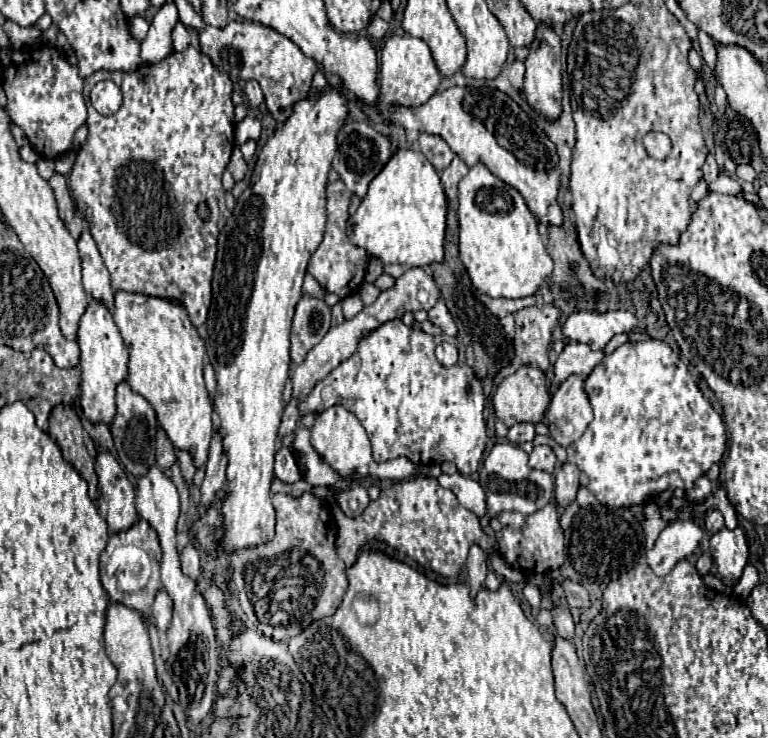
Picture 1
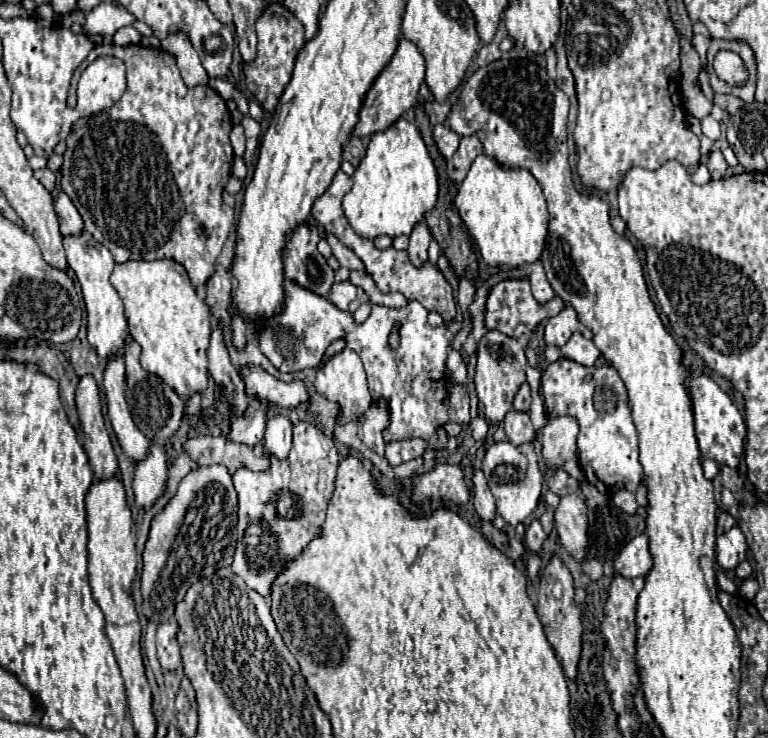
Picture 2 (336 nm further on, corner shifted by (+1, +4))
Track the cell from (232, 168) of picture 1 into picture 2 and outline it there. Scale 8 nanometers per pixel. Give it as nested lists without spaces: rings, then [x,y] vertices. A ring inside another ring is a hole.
[[[234,125],[230,131],[230,143],[234,149],[234,157],[244,157],[244,127]]]

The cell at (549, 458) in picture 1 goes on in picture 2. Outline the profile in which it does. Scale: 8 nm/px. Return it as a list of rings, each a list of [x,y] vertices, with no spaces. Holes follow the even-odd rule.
[[[510,411],[510,413],[504,417],[502,425],[504,425],[506,435],[508,435],[508,441],[510,441],[512,445],[522,445],[522,443],[528,443],[528,441],[532,441],[532,439],[536,437],[528,413]]]

